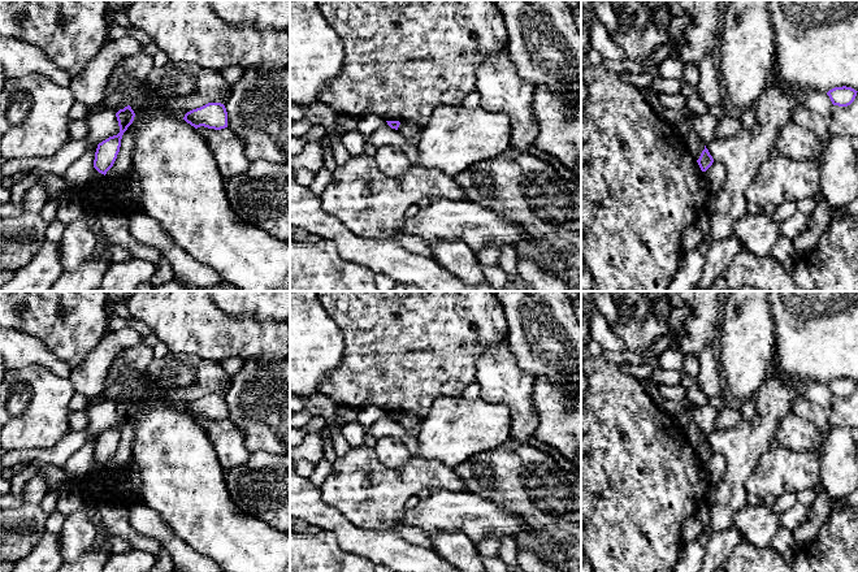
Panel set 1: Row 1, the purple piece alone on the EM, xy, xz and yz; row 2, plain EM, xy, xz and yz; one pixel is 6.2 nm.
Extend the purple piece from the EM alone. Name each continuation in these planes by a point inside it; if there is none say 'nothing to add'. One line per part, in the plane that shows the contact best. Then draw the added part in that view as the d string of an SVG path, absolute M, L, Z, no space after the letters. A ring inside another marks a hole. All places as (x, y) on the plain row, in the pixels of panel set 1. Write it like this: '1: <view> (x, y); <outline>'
nothing to add

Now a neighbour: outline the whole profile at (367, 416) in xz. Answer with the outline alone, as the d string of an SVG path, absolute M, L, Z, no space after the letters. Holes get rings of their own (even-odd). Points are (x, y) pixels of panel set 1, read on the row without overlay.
M376 406L365 407L359 411L356 422L359 422L365 429L368 429L385 415L386 411L381 407L376 407Z

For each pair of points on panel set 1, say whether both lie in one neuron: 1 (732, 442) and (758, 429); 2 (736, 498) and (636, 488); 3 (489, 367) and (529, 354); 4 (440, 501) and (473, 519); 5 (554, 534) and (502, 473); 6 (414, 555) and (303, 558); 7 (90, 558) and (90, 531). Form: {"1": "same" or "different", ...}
{"1": "same", "2": "different", "3": "different", "4": "same", "5": "same", "6": "different", "7": "different"}

